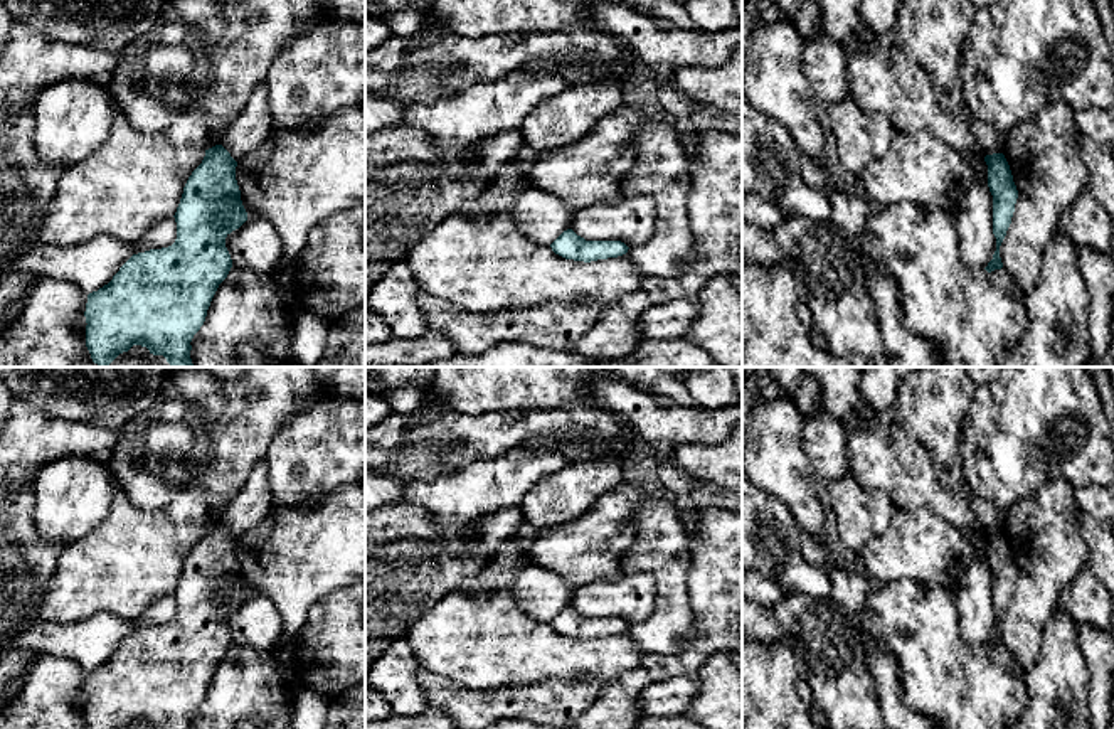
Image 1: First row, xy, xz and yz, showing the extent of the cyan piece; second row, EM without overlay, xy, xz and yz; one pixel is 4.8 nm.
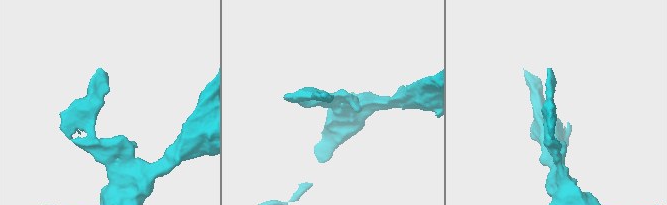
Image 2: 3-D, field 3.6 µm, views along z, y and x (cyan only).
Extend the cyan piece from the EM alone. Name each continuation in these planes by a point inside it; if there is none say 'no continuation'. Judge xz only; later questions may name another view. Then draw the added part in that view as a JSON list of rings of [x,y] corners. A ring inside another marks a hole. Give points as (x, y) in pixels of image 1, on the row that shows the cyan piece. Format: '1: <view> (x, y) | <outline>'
no continuation

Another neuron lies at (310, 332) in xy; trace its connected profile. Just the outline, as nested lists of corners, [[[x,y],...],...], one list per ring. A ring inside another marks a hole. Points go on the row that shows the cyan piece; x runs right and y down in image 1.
[[[294,306],[293,340],[286,352],[289,367],[316,367],[326,345],[332,322]]]

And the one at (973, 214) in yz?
[[[976,180],[954,209],[959,256],[969,268],[986,268],[996,251],[993,195],[988,180]]]

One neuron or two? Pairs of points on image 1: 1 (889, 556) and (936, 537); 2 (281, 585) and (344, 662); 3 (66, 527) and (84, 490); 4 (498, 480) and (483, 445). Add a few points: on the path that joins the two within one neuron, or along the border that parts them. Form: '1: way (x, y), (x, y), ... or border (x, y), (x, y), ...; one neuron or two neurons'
1: way (901, 553), (914, 546), (924, 546); one neuron
2: border (337, 590), (322, 596), (312, 606), (293, 640); two neurons
3: way (66, 519), (66, 509), (76, 499); one neuron
4: border (529, 450), (512, 448), (451, 470); two neurons

